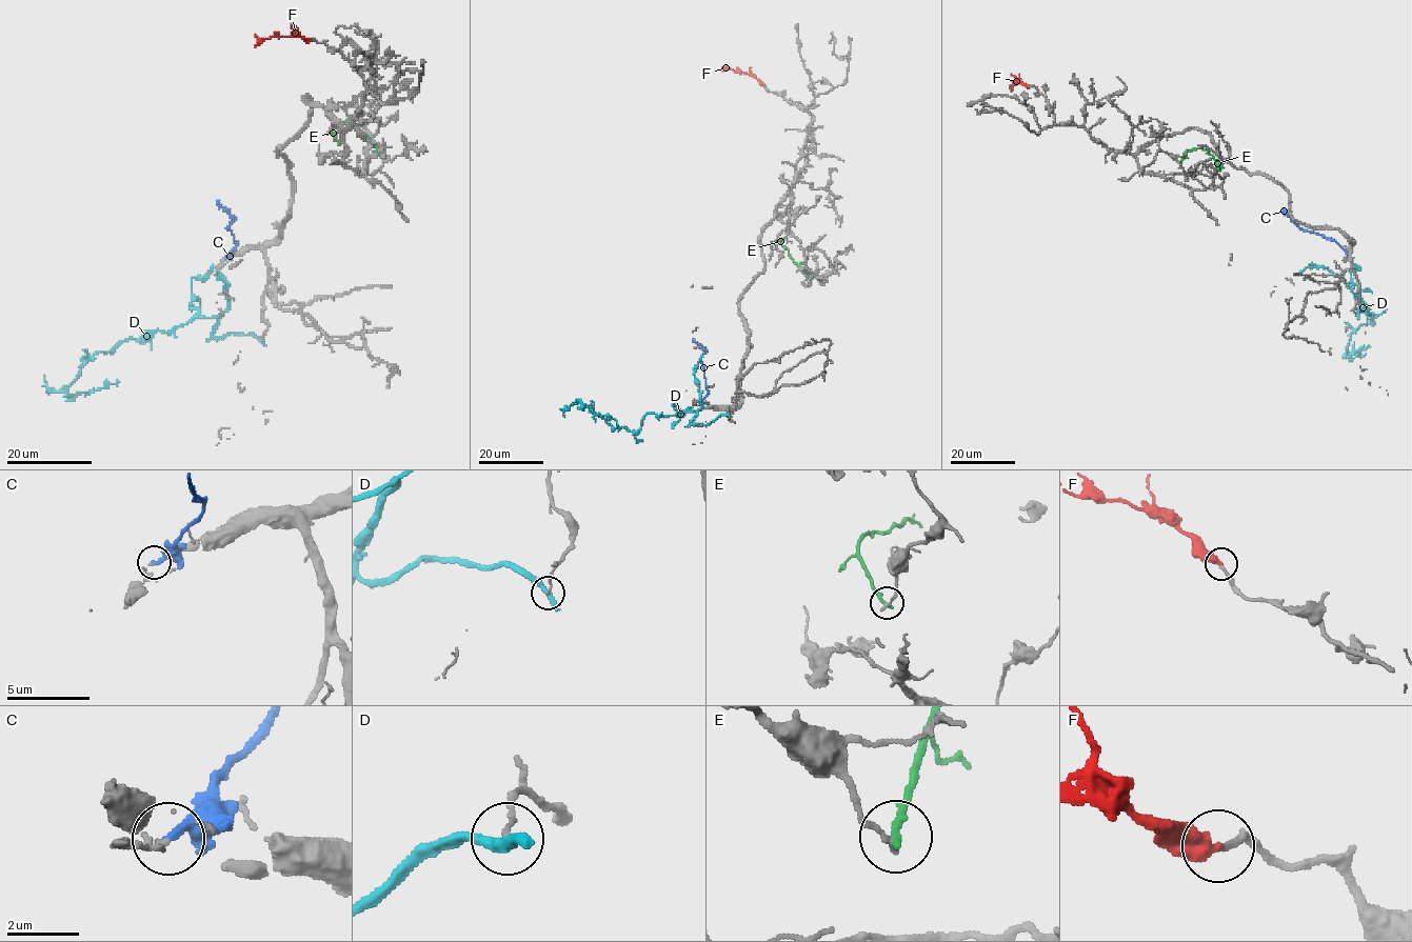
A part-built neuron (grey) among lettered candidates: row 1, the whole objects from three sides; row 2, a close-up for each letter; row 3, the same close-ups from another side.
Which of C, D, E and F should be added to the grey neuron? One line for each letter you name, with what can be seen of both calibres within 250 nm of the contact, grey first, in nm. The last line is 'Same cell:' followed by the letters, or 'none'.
F: Thickness 180 nm (grey) against 440 nm
Same cell: F

